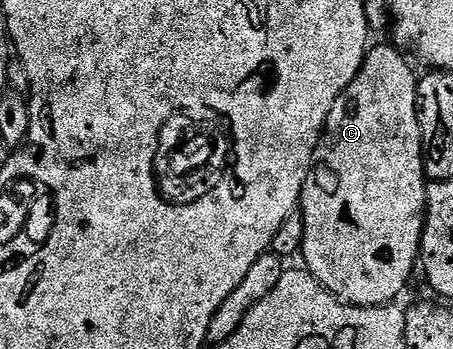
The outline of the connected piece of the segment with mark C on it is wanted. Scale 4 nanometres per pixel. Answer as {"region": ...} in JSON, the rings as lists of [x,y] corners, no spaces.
{"region":[[[375,44],[367,52],[362,70],[352,79],[350,86],[336,99],[336,107],[332,107],[332,115],[328,115],[326,129],[322,133],[322,139],[318,143],[318,150],[314,152],[314,166],[310,168],[308,179],[304,183],[302,192],[302,204],[300,212],[304,219],[304,243],[300,254],[305,268],[327,291],[346,302],[348,305],[359,305],[360,307],[376,307],[377,305],[388,305],[399,300],[398,296],[406,289],[414,269],[419,268],[420,254],[422,252],[422,232],[426,226],[426,159],[422,151],[422,128],[418,118],[418,82],[419,74],[414,74],[412,66],[406,62],[407,54],[393,44]]]}

